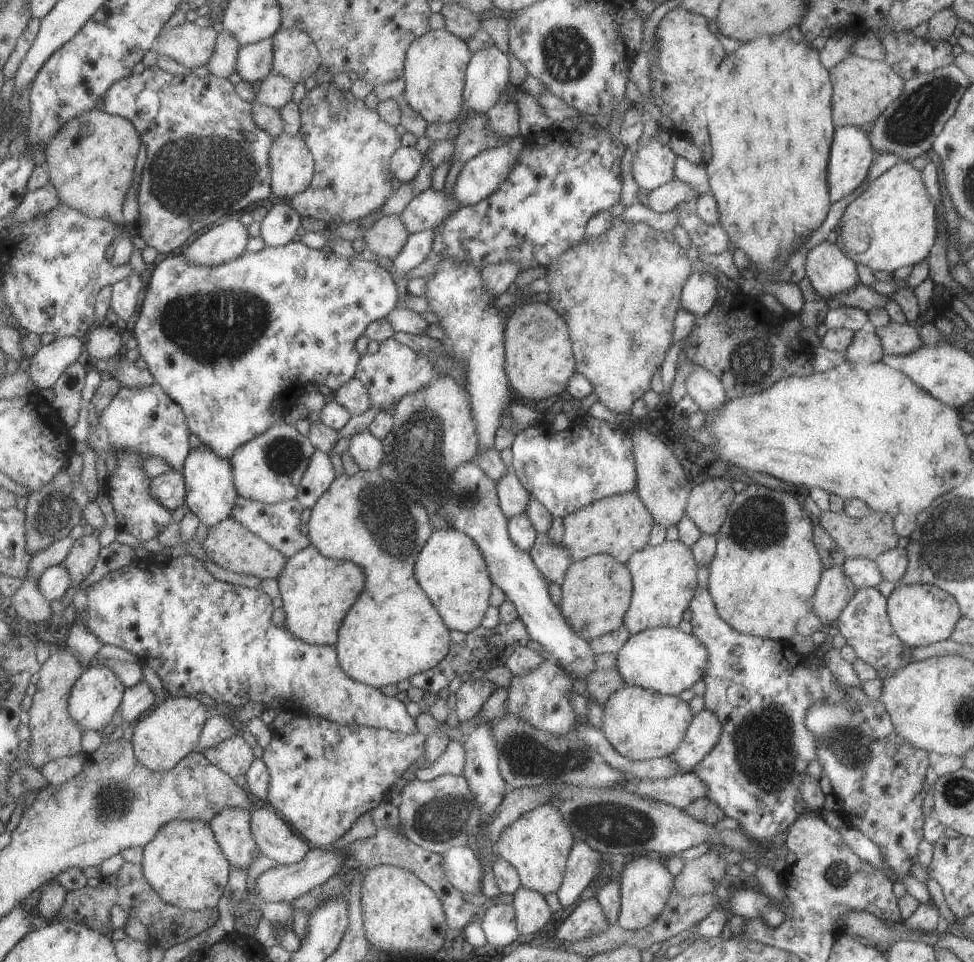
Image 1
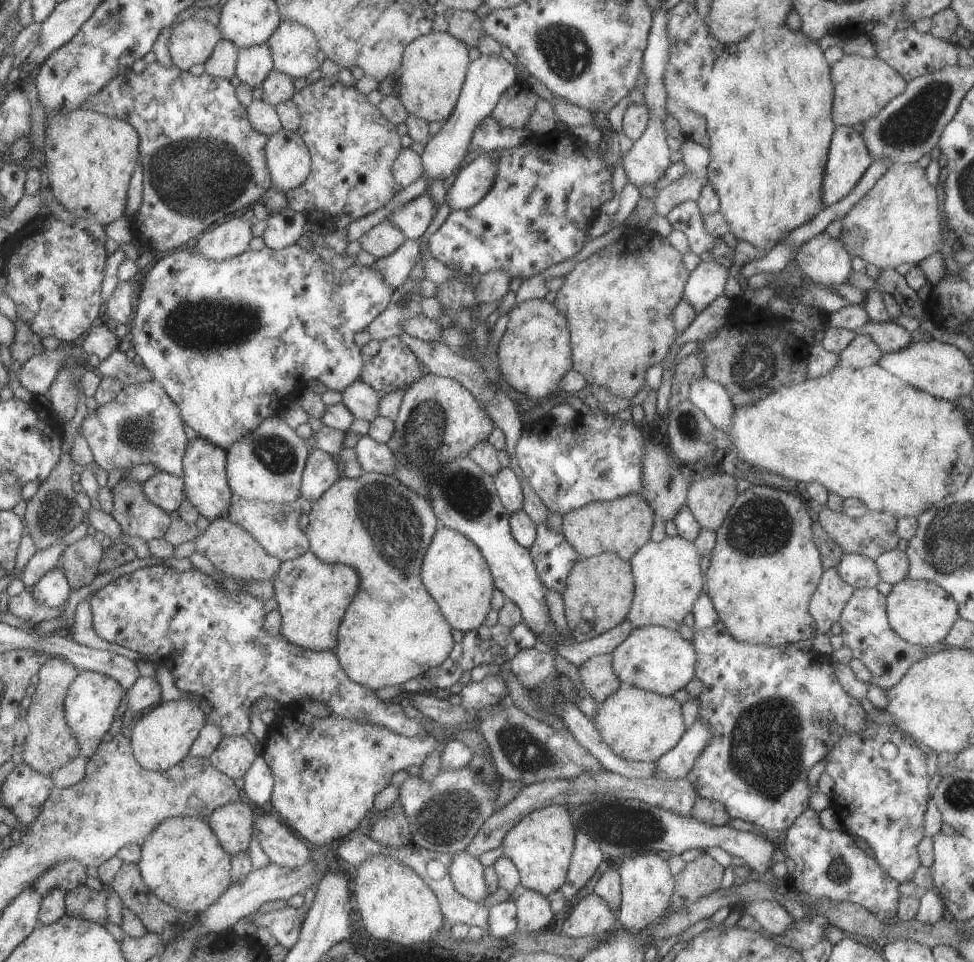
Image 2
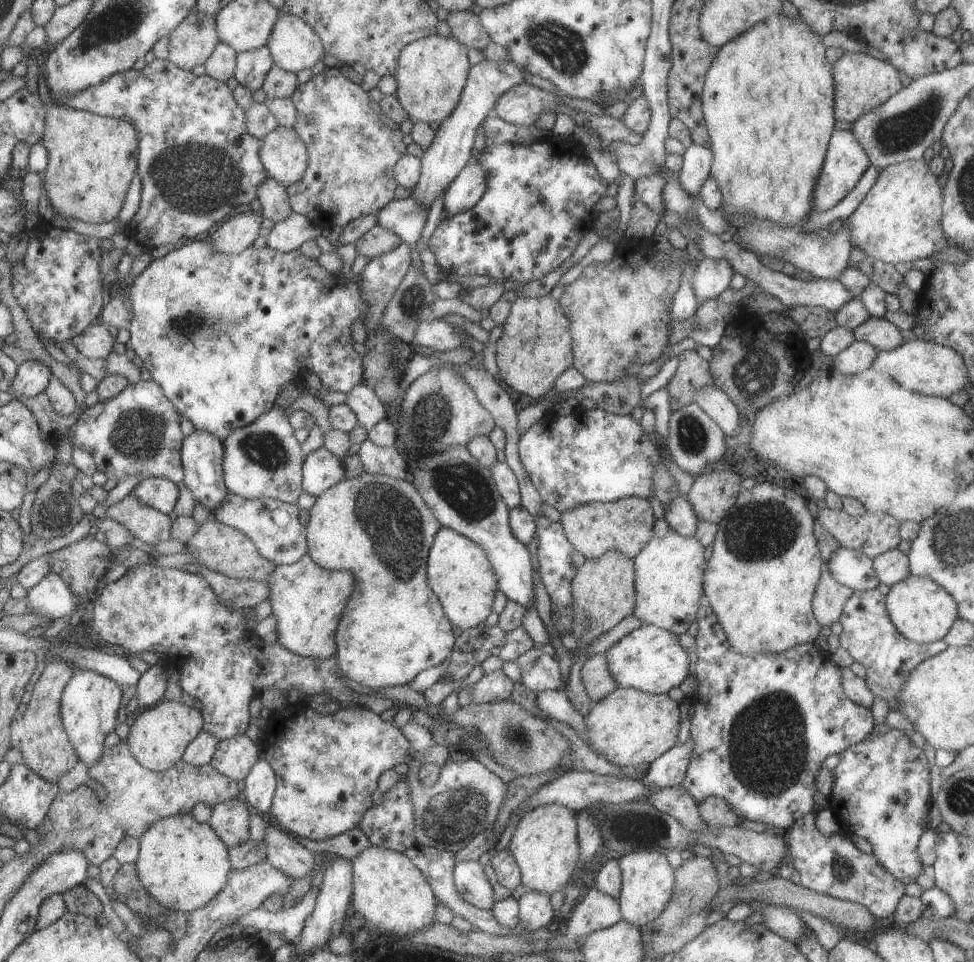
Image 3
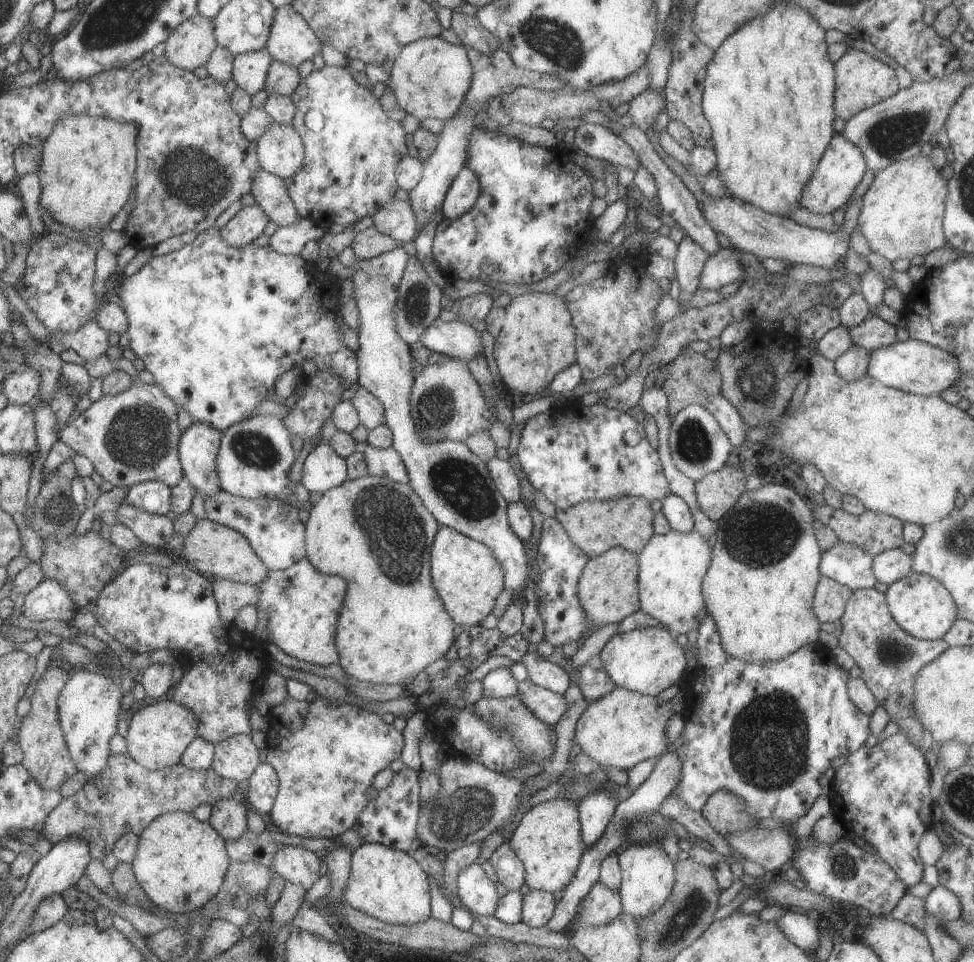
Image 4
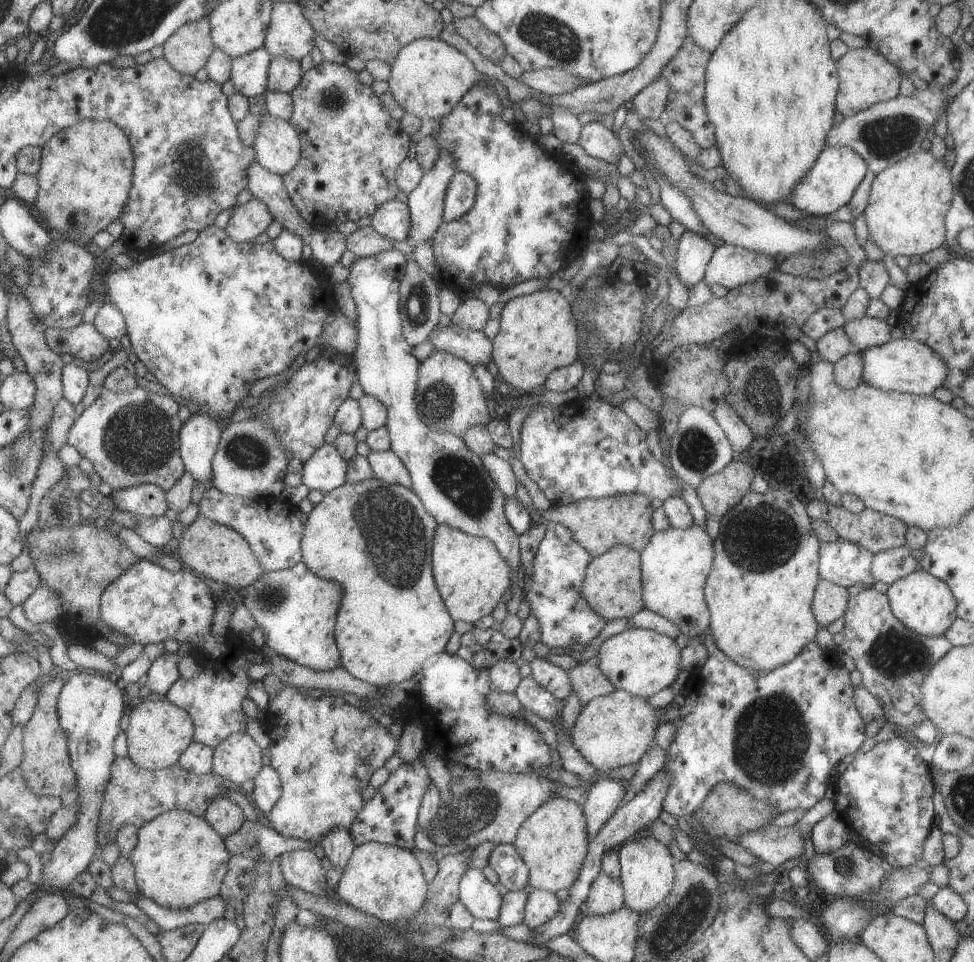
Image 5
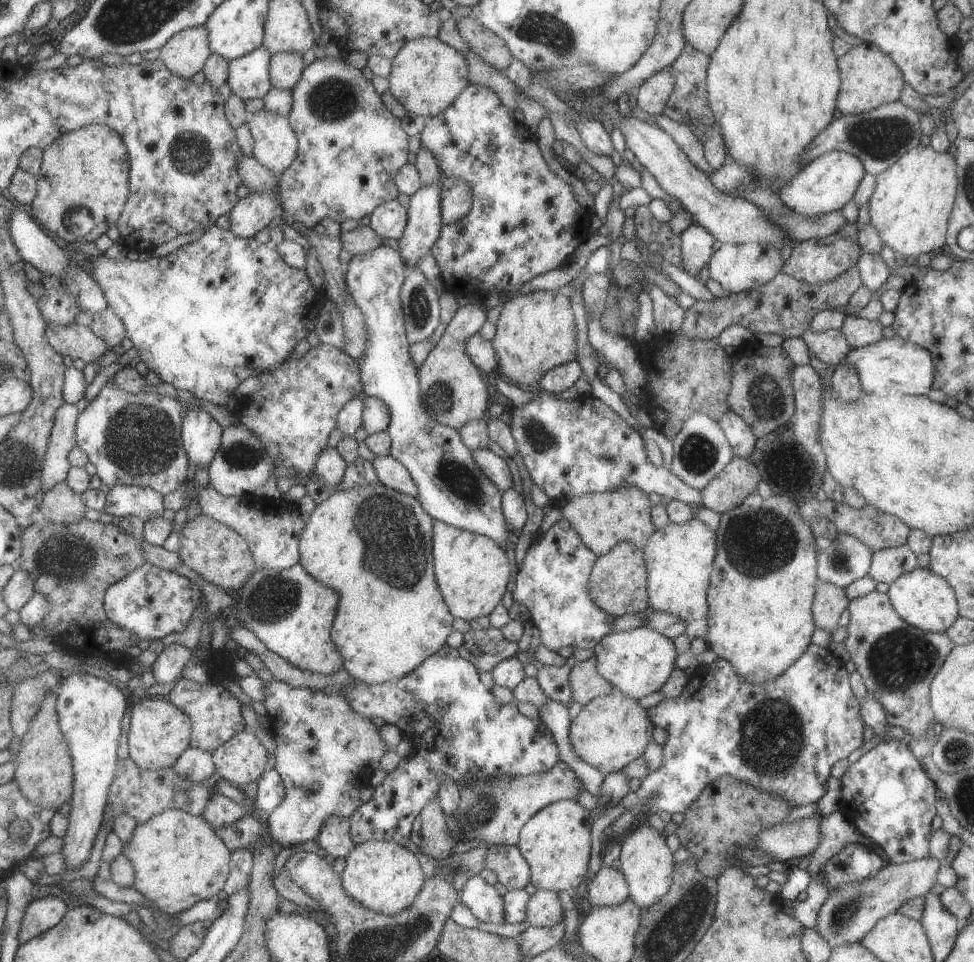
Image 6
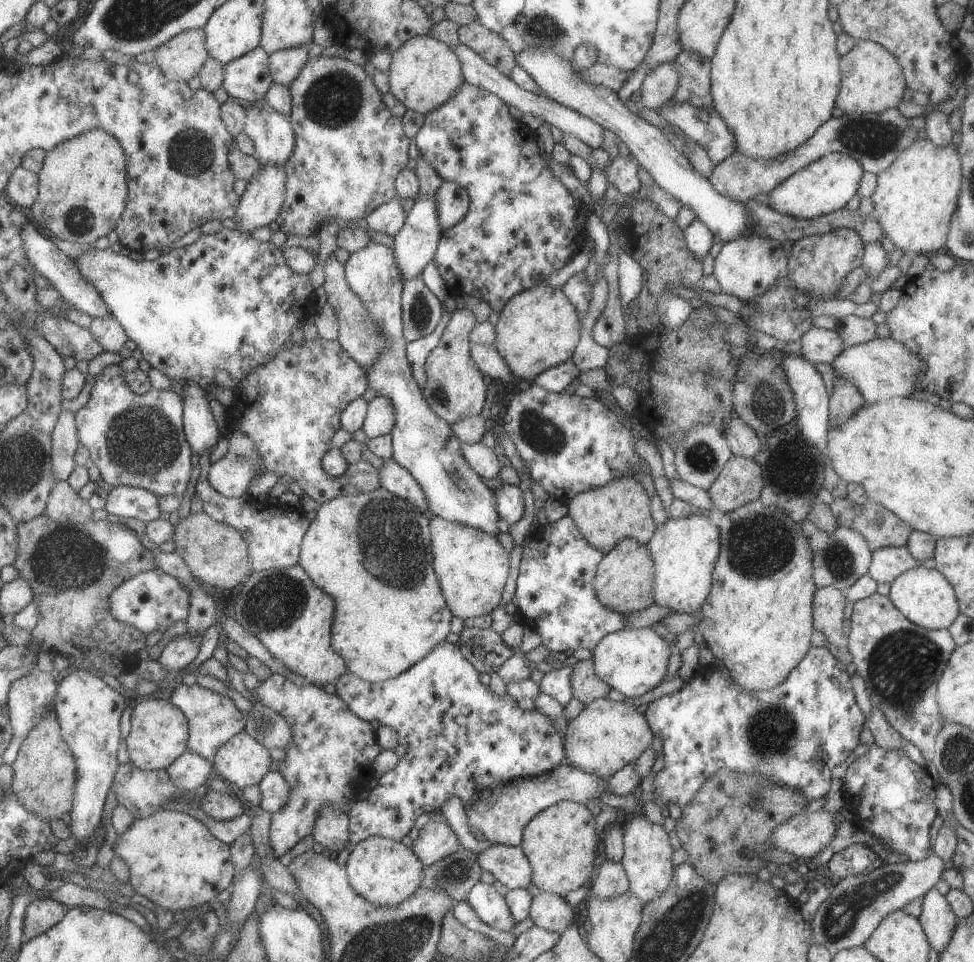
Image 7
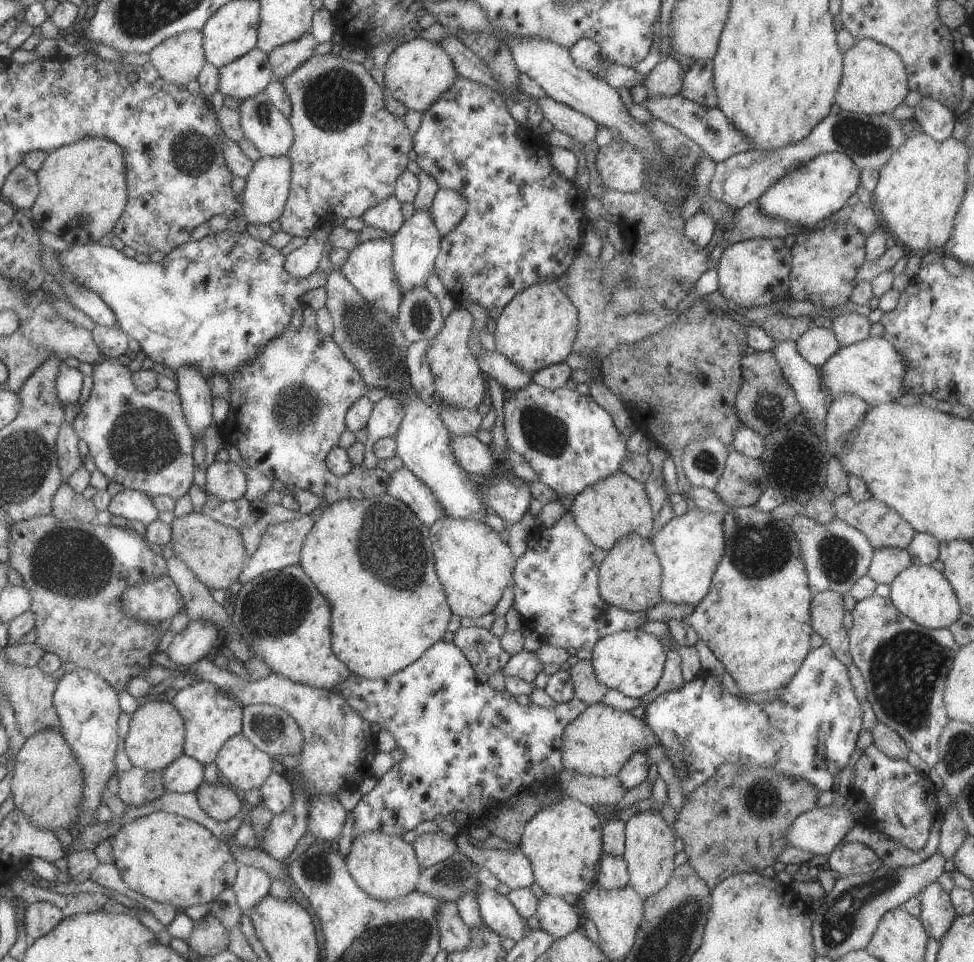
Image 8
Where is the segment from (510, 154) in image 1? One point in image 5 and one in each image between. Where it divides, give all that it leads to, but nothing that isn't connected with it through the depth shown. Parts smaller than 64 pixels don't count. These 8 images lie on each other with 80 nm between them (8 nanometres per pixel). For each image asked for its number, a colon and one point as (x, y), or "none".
2: (472, 181)
3: (464, 191)
4: (462, 193)
5: (459, 197)

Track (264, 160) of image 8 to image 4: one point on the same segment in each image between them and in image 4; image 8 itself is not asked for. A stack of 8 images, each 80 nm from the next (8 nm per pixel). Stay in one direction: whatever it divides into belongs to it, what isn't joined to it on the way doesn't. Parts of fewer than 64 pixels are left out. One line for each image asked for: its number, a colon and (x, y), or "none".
4: (249, 222)
5: (246, 221)
6: (253, 213)
7: (260, 203)

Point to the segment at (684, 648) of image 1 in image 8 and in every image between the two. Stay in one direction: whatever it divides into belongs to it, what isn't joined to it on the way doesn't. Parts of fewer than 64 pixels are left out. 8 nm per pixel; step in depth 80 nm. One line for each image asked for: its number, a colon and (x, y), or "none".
2: (653, 658)
3: (649, 658)
4: (647, 660)
5: (642, 662)
6: (636, 662)
7: (632, 661)
8: (631, 662)

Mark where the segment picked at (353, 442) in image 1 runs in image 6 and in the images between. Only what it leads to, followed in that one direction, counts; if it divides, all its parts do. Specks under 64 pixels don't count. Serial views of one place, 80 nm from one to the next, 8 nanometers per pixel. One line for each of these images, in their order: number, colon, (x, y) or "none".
2: (373, 457)
3: (388, 461)
4: (386, 462)
5: (385, 466)
6: (392, 474)

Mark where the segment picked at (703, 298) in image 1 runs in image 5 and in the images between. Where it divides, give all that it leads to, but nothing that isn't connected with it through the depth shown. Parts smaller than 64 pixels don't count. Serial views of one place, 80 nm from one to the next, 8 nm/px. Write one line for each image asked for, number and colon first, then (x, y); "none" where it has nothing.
2: (704, 283)
3: (711, 276)
4: (723, 267)
5: (729, 266)

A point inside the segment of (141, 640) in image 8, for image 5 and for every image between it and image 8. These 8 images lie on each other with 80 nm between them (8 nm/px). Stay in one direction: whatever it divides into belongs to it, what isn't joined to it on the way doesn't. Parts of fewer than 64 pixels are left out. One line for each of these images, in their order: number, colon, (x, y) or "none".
5: (79, 563)
6: (72, 566)
7: (71, 568)

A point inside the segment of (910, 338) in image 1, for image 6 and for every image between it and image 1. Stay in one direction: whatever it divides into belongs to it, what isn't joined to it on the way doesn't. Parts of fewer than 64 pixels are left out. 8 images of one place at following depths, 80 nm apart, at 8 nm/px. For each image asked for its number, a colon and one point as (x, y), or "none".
2: (888, 336)
3: (877, 332)
4: (872, 332)
5: (867, 332)
6: (858, 332)

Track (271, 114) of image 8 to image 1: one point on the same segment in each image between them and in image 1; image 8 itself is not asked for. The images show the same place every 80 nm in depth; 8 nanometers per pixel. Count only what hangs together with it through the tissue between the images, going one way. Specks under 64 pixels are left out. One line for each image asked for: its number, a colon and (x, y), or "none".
1: (291, 165)
2: (287, 159)
3: (284, 157)
4: (279, 150)
5: (277, 148)
6: (274, 144)
7: (271, 132)

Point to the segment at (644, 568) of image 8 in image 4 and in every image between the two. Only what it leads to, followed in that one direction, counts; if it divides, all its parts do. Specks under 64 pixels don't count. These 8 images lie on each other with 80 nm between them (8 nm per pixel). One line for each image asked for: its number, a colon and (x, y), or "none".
4: (607, 589)
5: (611, 586)
6: (617, 582)
7: (624, 580)

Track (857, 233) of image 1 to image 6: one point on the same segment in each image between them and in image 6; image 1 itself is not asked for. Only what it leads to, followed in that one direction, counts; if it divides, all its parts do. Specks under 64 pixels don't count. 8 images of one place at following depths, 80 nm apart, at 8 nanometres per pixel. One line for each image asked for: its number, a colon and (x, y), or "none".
2: (897, 221)
3: (898, 220)
4: (901, 215)
5: (907, 202)
6: (909, 207)

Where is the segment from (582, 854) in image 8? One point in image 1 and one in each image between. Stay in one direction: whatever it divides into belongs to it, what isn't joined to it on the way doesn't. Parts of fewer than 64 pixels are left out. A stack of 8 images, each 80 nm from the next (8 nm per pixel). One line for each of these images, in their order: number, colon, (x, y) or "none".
1: (537, 844)
2: (540, 845)
3: (544, 844)
4: (547, 840)
5: (552, 842)
6: (554, 842)
7: (559, 842)

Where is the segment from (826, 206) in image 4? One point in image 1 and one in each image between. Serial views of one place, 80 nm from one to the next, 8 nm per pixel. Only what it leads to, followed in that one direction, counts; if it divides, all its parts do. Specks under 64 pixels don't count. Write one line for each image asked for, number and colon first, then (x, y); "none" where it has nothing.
1: (850, 154)
2: (847, 158)
3: (844, 162)

